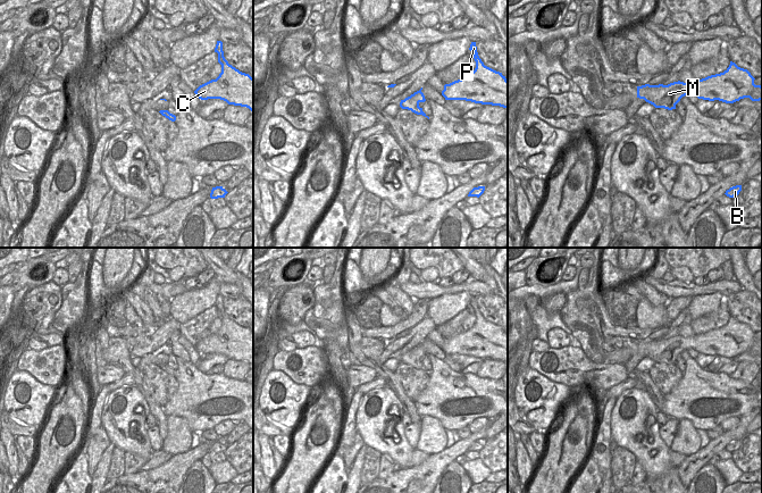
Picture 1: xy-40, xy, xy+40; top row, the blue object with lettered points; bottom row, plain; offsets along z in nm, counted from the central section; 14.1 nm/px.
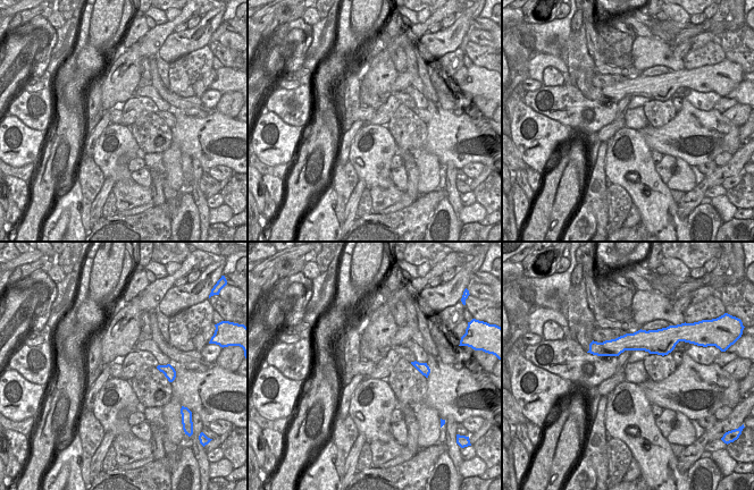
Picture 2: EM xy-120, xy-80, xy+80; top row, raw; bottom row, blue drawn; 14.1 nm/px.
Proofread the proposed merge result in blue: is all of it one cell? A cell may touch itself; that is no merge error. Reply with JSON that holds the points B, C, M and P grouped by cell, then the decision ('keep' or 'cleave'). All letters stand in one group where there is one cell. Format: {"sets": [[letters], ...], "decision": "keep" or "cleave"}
{"sets": [["B", "C", "M", "P"]], "decision": "keep"}

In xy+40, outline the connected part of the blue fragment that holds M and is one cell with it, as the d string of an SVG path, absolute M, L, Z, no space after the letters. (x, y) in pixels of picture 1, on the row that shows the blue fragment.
M730 61L729 67L720 74L711 75L690 83L673 82L668 85L637 86L637 98L644 99L655 108L676 109L680 99L694 94L698 99L734 103L744 98L752 101L762 100L762 86L754 84L754 77L747 69Z

